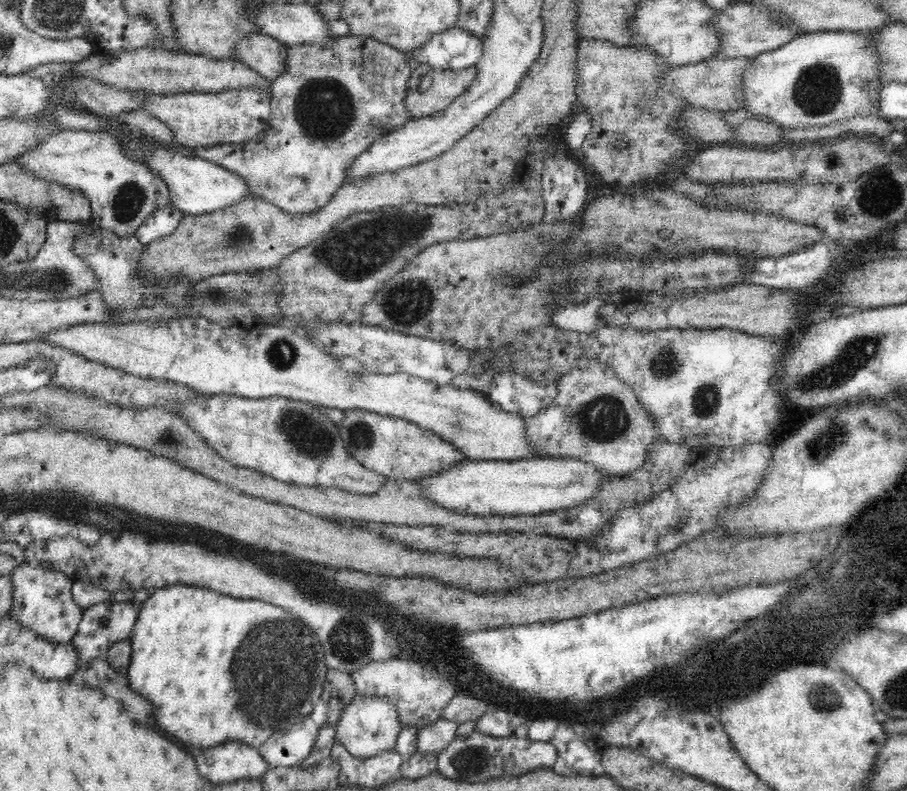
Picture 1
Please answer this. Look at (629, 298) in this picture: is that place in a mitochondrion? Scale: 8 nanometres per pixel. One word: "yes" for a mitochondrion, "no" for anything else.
no

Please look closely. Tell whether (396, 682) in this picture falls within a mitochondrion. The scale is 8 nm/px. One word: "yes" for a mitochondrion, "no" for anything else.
no

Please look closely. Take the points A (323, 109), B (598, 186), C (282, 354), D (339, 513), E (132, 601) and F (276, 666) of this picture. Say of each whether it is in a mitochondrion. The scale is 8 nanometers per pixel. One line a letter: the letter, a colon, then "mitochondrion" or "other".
A: mitochondrion
B: other
C: mitochondrion
D: other
E: other
F: mitochondrion

